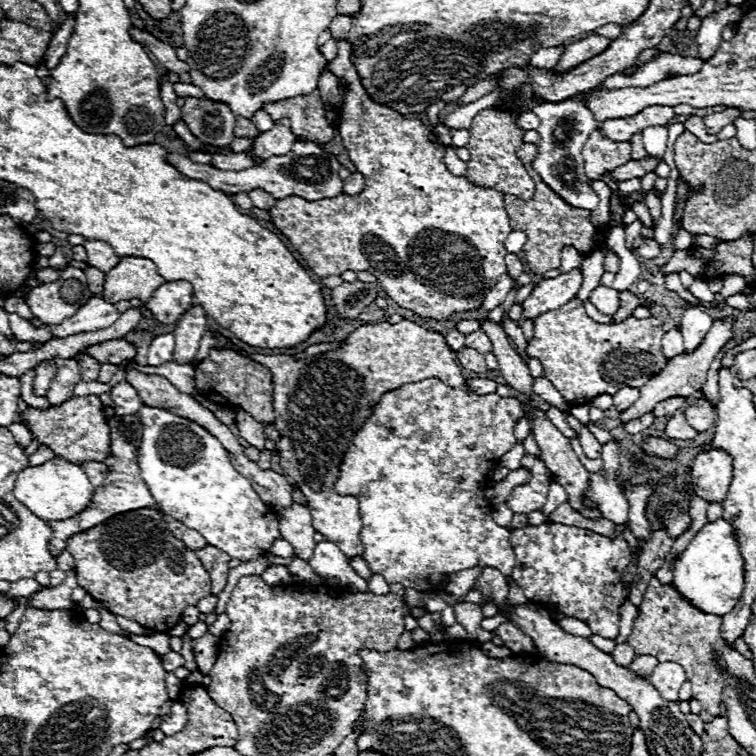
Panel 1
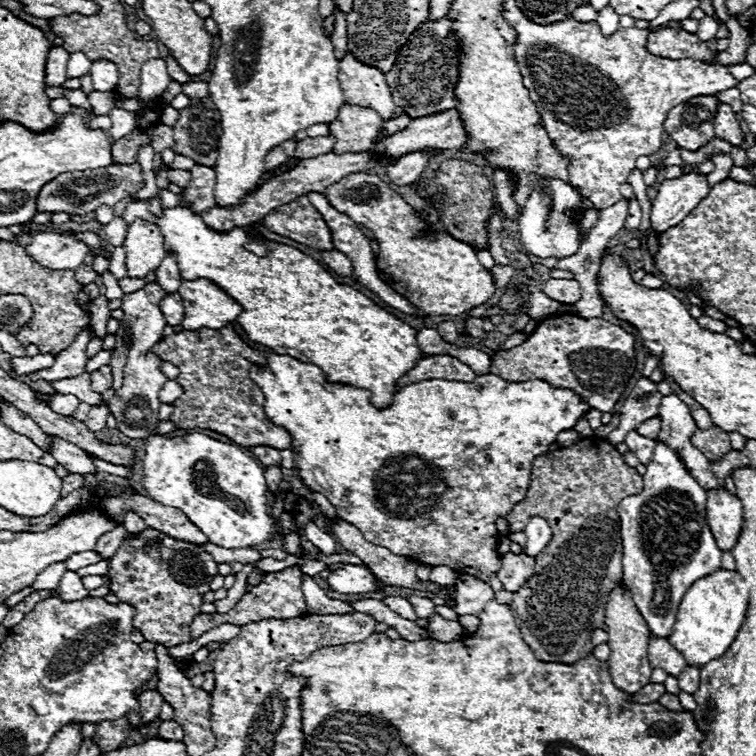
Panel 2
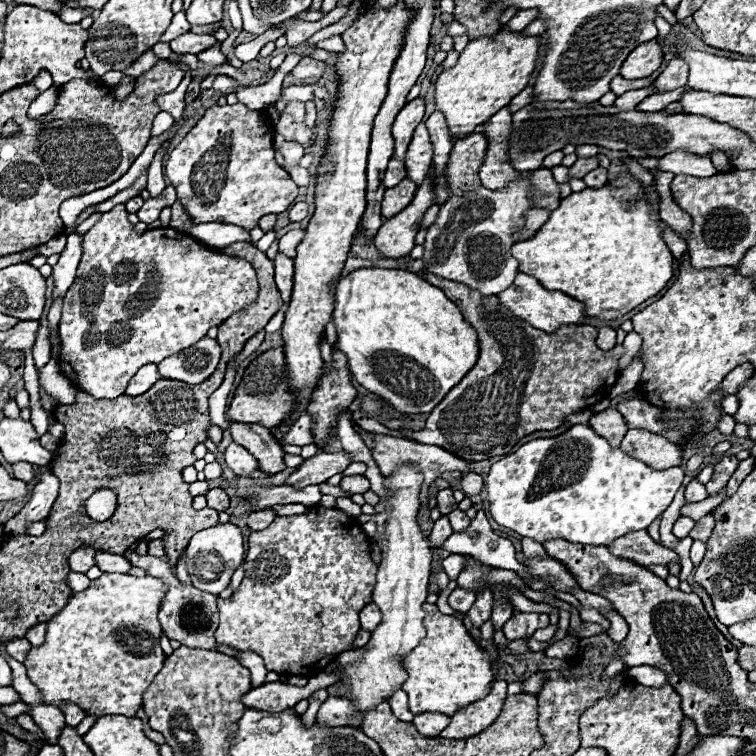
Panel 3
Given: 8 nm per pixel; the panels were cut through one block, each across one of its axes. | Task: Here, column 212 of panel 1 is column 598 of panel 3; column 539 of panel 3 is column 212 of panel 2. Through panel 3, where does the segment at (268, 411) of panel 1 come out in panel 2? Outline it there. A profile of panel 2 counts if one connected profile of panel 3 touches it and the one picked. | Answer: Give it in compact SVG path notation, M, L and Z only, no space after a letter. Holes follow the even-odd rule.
M228 324L220 330L198 328L198 330L184 330L172 336L162 338L158 344L152 346L154 354L160 356L164 362L172 362L178 368L176 382L182 386L182 396L172 404L170 420L176 424L178 430L192 430L204 428L226 438L234 440L238 446L272 446L278 450L292 448L290 434L270 422L264 412L264 394L258 386L250 380L250 384L242 384L248 380L248 370L252 364L266 364L264 356L242 342L236 334L234 326Z

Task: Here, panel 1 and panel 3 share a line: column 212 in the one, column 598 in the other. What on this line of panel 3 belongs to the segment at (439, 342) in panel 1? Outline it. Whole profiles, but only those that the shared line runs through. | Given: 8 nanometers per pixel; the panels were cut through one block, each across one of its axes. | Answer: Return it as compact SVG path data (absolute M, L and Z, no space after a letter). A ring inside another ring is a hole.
M600 328L596 344L598 344L600 350L606 350L606 352L612 350L616 346L616 330L612 330L612 328Z

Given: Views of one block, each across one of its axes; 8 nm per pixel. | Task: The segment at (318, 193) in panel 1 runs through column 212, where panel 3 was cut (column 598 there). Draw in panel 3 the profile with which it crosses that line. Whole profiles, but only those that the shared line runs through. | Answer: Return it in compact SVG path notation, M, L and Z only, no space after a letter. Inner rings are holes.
M596 168L596 170L588 172L582 180L586 182L586 186L588 186L588 188L600 188L600 186L604 186L604 184L606 184L608 176L606 176L606 170L604 170L604 168Z

